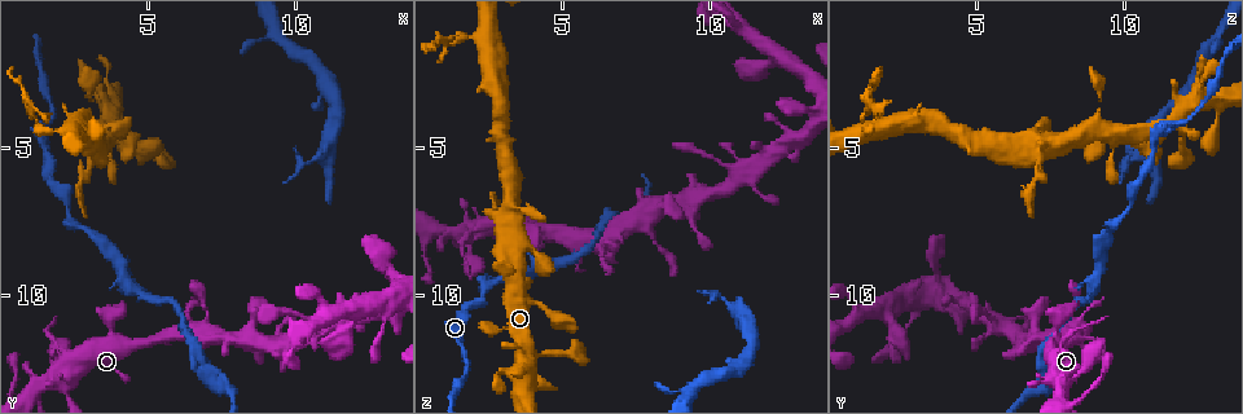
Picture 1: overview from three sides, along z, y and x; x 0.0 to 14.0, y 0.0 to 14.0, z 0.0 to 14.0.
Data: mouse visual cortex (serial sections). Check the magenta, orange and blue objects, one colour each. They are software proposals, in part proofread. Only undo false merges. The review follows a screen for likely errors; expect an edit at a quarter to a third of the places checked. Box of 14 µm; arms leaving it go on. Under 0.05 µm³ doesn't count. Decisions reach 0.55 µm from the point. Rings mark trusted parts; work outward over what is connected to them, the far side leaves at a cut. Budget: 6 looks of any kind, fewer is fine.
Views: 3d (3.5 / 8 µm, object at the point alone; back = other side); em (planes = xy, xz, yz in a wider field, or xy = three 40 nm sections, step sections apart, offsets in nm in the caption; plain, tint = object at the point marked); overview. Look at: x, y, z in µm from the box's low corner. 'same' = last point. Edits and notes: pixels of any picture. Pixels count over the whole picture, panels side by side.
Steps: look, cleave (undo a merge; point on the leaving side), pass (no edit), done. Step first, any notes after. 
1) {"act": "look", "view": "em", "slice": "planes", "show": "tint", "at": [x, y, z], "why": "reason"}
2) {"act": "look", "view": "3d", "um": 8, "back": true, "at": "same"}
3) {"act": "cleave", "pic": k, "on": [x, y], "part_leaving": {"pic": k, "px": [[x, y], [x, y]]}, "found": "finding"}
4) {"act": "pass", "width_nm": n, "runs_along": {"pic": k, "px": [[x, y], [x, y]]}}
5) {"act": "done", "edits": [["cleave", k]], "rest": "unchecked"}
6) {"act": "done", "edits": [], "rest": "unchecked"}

{"act": "look", "view": "3d", "um": 3.5, "at": [2.2, 12.2, 7.6], "why": "abrupt turn"}

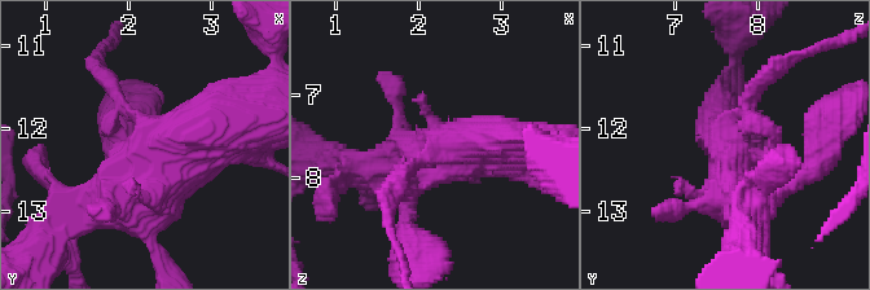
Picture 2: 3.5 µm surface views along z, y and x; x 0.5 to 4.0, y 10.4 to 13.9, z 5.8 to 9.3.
{"act": "pass", "runs_along": {"pic": 2, "px": [[509, 143], [433, 146], [417, 189]]}, "found": "continuous, no second cell"}

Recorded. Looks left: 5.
{"act": "look", "view": "3d", "um": 3.5, "at": [1.1, 4.0, 1.6]}

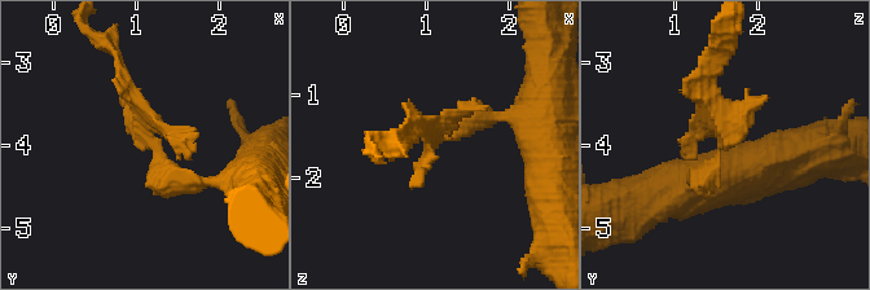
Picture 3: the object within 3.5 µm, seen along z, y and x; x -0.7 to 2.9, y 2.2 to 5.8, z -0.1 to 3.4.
{"act": "look", "view": "em", "slice": "xy", "step": 2, "show": "tint", "at": [1.15, 4.05, 1.50], "why": "shape alone is not enough"}

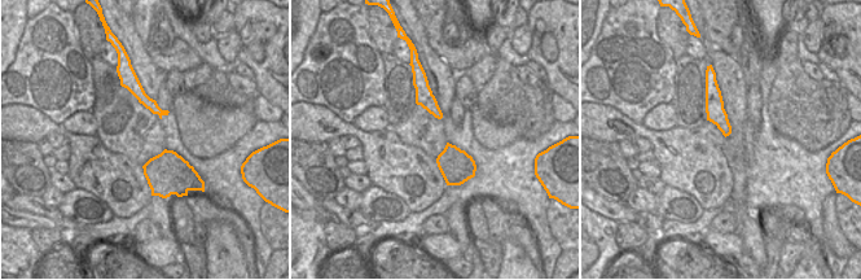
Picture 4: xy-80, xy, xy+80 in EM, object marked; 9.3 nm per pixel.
{"act": "cleave", "pic": 3, "on": [189, 131], "found": "a second cell is stuck on"}

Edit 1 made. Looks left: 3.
{"act": "look", "view": "3d", "um": 8, "at": [3.1, 5.7, 7.2], "why": "sudden change in width"}

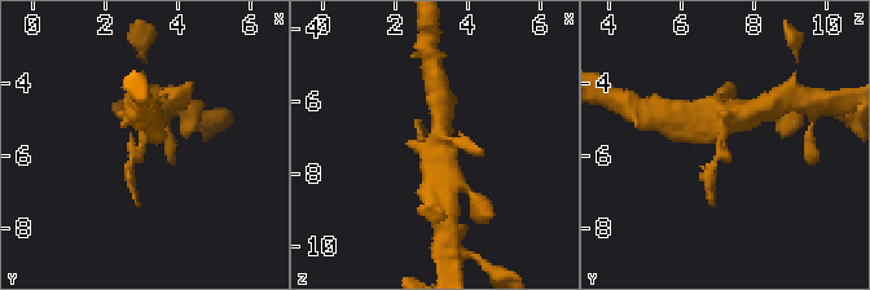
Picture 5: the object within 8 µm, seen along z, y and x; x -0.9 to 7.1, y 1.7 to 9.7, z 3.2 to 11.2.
{"act": "look", "view": "3d", "um": 3.5, "at": [3.0, 5.8, 7.2], "why": "closer look"}

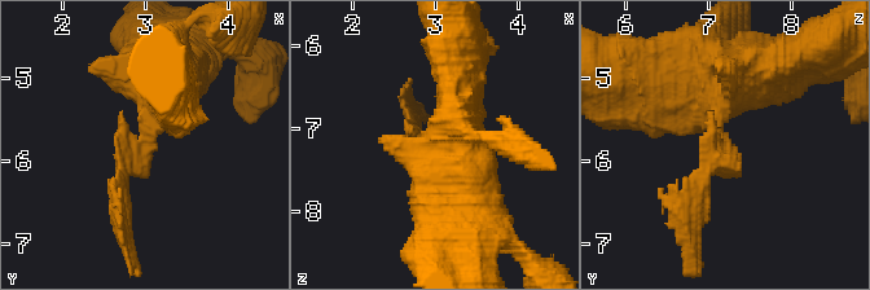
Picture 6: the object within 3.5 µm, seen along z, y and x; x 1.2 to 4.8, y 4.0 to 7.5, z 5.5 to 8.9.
{"act": "cleave", "pic": 6, "on": [706, 175], "part_leaving": {"pic": 6, "px": [[726, 143], [699, 190], [690, 250]]}, "found": "two cells meet here"}

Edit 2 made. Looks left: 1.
{"act": "done", "edits": [["cleave", 3], ["cleave", 6]], "rest": "unchecked"}

